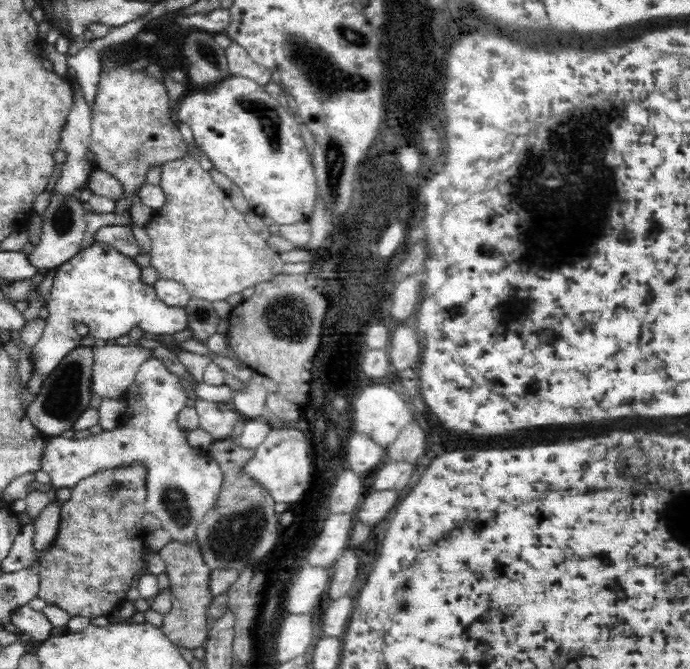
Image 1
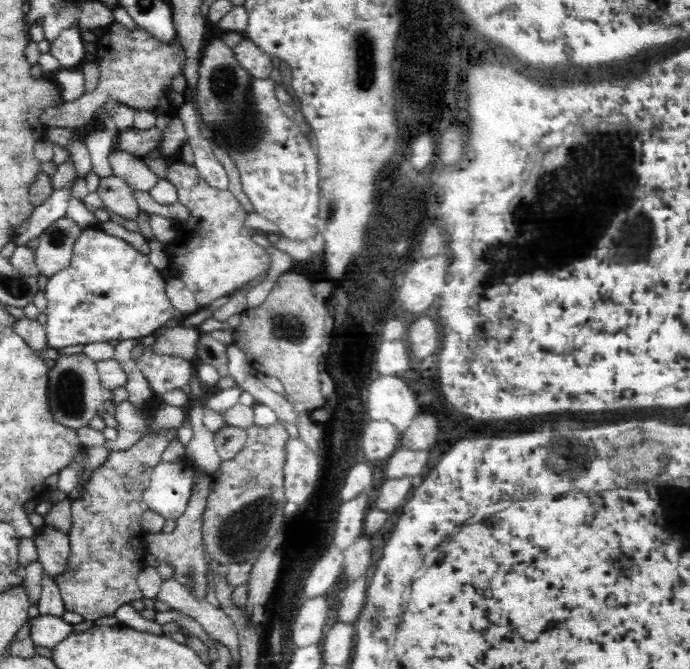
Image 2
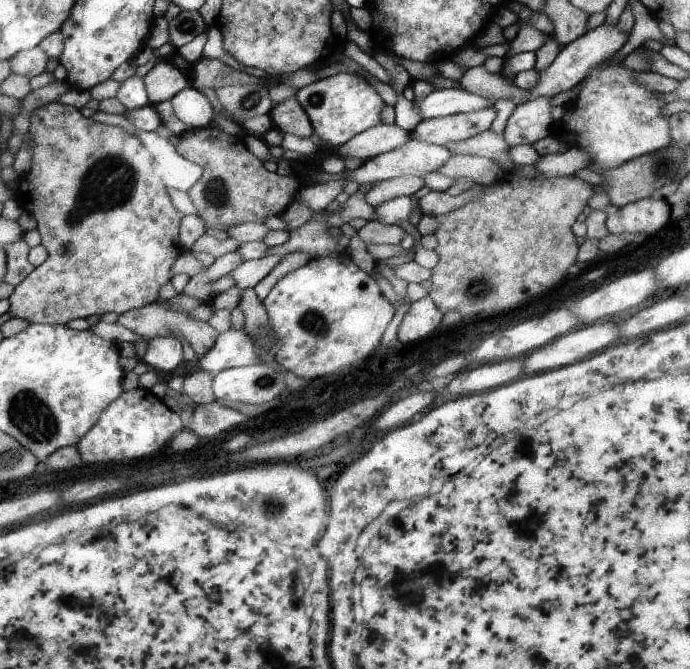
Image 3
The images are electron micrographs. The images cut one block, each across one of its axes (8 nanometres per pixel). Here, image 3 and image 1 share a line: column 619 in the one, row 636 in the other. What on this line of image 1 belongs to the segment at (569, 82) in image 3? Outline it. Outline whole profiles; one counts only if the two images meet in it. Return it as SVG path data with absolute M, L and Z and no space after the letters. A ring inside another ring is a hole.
M28 605L12 610L10 622L19 632L40 643L50 638L50 632L53 628L43 611L36 611Z

